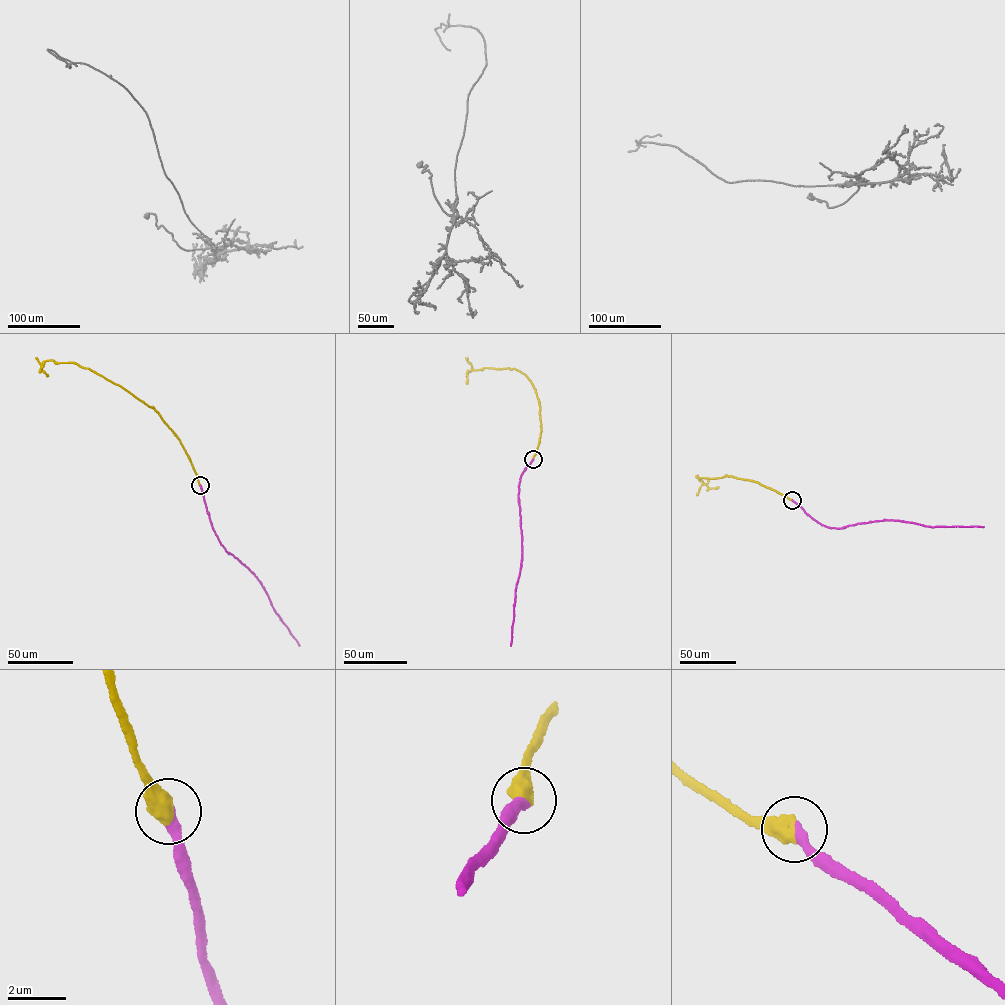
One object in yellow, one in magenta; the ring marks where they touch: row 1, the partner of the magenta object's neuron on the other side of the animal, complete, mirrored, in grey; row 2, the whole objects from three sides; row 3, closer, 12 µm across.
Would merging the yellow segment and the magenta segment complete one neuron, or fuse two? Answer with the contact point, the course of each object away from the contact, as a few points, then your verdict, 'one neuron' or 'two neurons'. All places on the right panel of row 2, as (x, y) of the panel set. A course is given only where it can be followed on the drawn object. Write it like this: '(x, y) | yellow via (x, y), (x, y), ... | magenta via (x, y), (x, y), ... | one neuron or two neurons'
(792, 500) | yellow via (792, 500), (757, 482), (727, 475), (712, 479), (696, 476), (709, 489), (718, 486) | magenta via (792, 500), (815, 520), (831, 528), (886, 519), (932, 527), (983, 527) | one neuron

